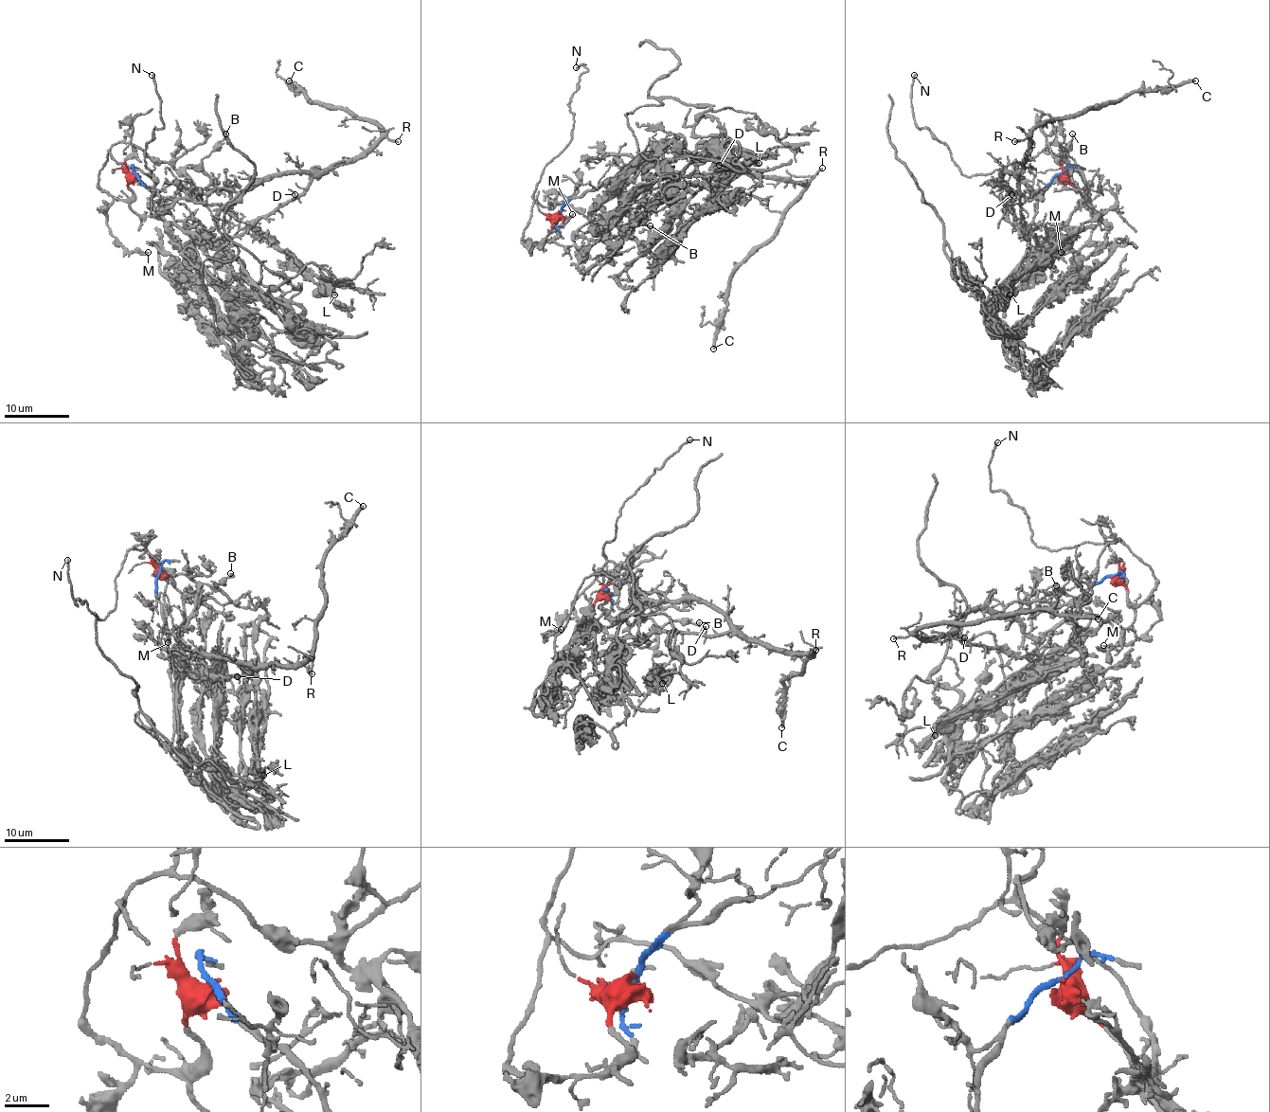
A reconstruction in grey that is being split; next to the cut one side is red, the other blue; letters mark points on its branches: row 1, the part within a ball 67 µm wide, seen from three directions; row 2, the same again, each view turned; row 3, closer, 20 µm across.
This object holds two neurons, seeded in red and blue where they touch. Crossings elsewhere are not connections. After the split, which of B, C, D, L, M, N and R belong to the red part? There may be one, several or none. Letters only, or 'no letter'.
B, L, M, N

